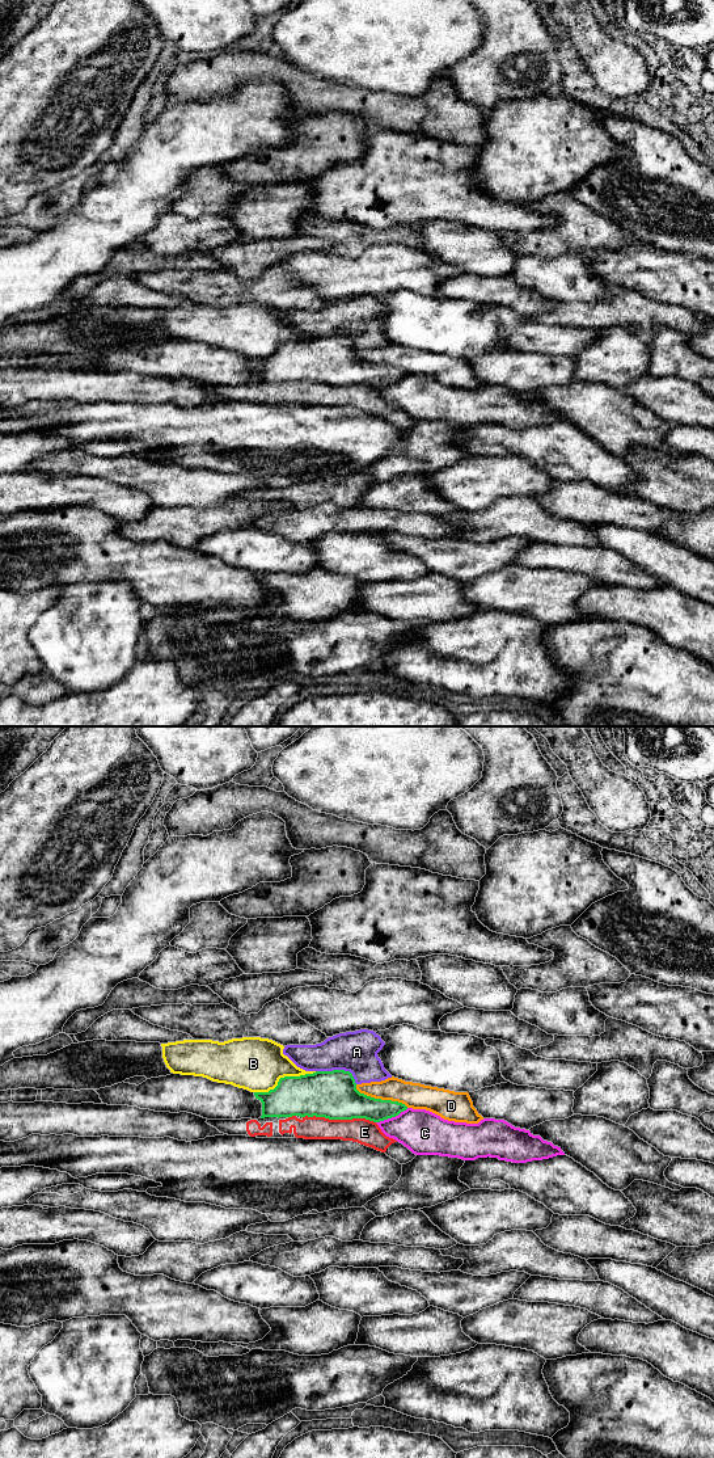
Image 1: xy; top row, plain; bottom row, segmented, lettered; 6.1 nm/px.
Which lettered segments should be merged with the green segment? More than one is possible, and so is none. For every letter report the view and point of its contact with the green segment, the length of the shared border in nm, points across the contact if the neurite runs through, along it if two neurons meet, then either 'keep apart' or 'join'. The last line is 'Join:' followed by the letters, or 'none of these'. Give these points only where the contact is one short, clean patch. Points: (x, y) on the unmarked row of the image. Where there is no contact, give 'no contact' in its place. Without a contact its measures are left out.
A: contact xy (338, 336); length 260 nm; keep apart
B: contact xy (284, 342); length 400 nm; keep apart
C: contact xy (392, 382); length 220 nm; keep apart
D: contact xy (380, 365); length 360 nm; keep apart
E: contact xy (339, 384); length 440 nm; keep apart
Join: none of these

